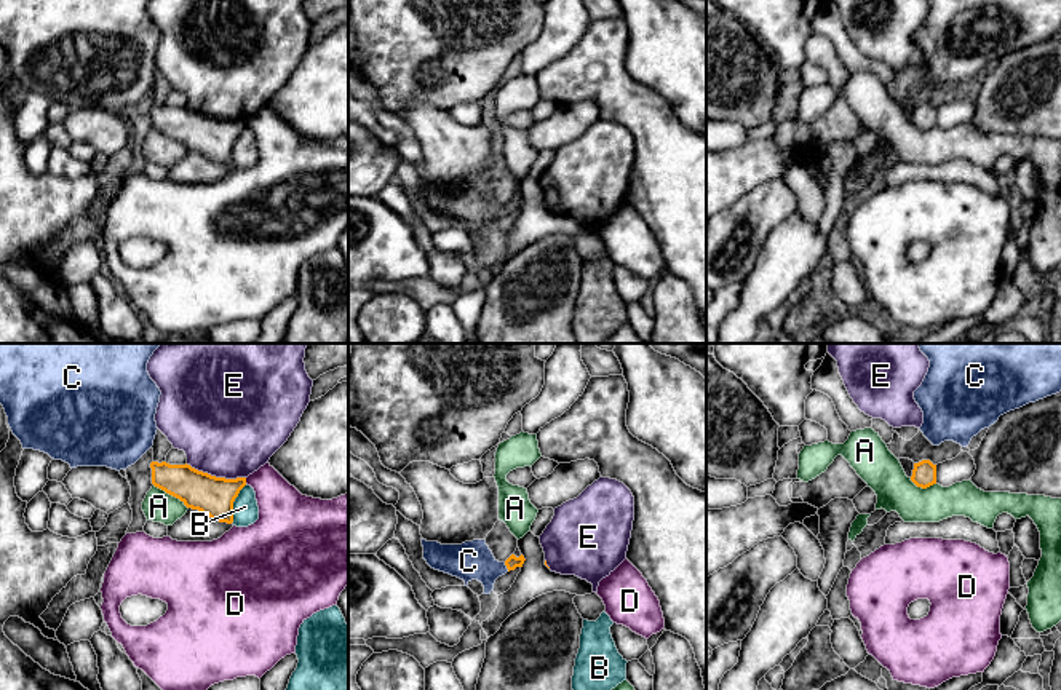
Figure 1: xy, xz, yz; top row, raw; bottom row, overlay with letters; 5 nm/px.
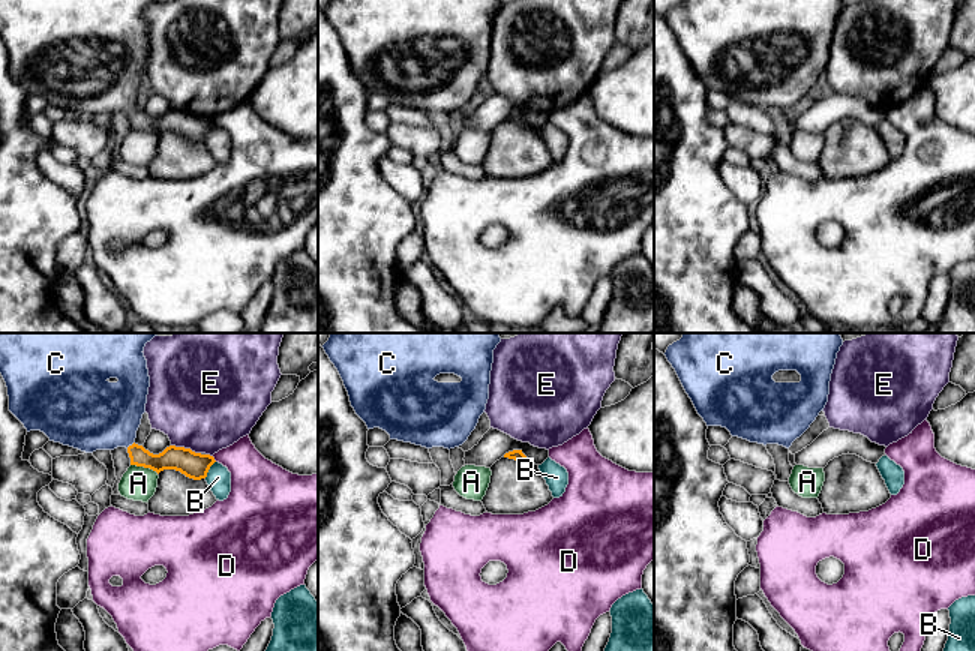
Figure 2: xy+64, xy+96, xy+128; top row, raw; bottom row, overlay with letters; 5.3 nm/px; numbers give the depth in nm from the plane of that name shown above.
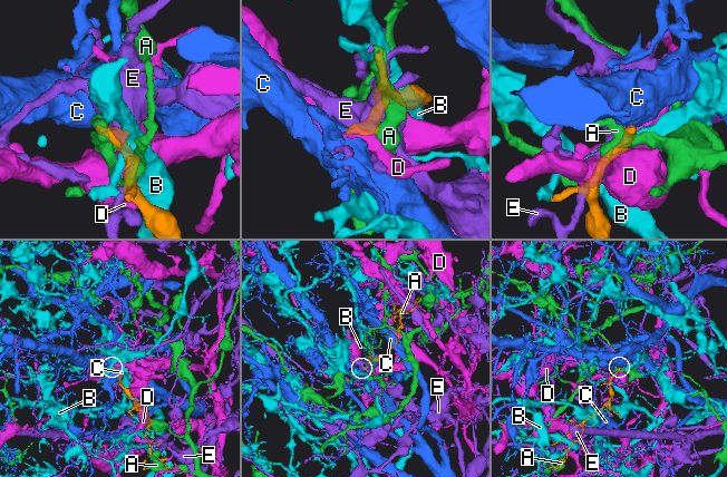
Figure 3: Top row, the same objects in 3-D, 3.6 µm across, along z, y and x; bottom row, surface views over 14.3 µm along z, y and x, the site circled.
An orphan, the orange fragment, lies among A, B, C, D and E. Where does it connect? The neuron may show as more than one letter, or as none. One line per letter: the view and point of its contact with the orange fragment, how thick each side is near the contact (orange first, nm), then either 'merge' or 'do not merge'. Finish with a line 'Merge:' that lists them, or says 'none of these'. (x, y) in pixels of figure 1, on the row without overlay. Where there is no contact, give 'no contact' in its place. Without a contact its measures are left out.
A: xy (171, 136) | 200/160 nm | do not merge
B: xy (232, 146) | 200/130 nm | do not merge
C: xz (507, 210) | 70/190 nm | merge
D: xy (245, 123) | 200/260 nm | do not merge
E: xy (214, 118) | 200/500 nm | do not merge
Merge: C

